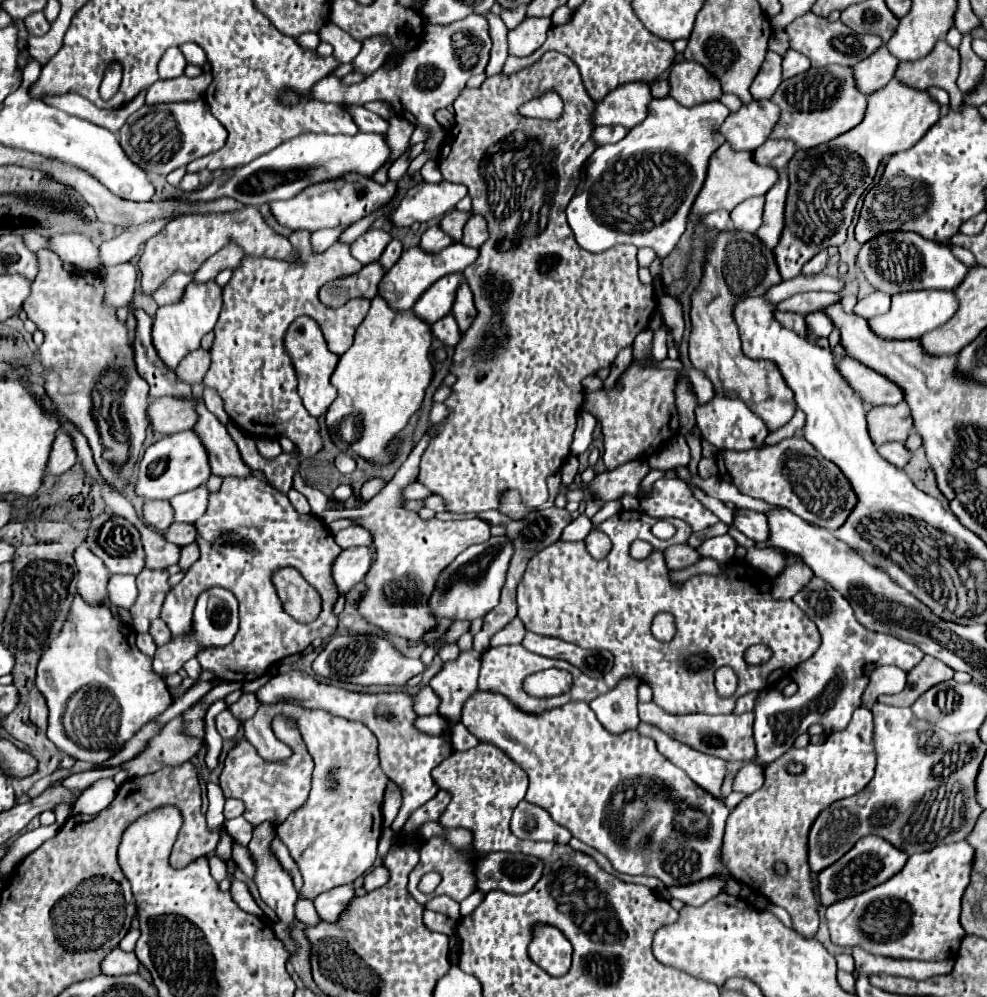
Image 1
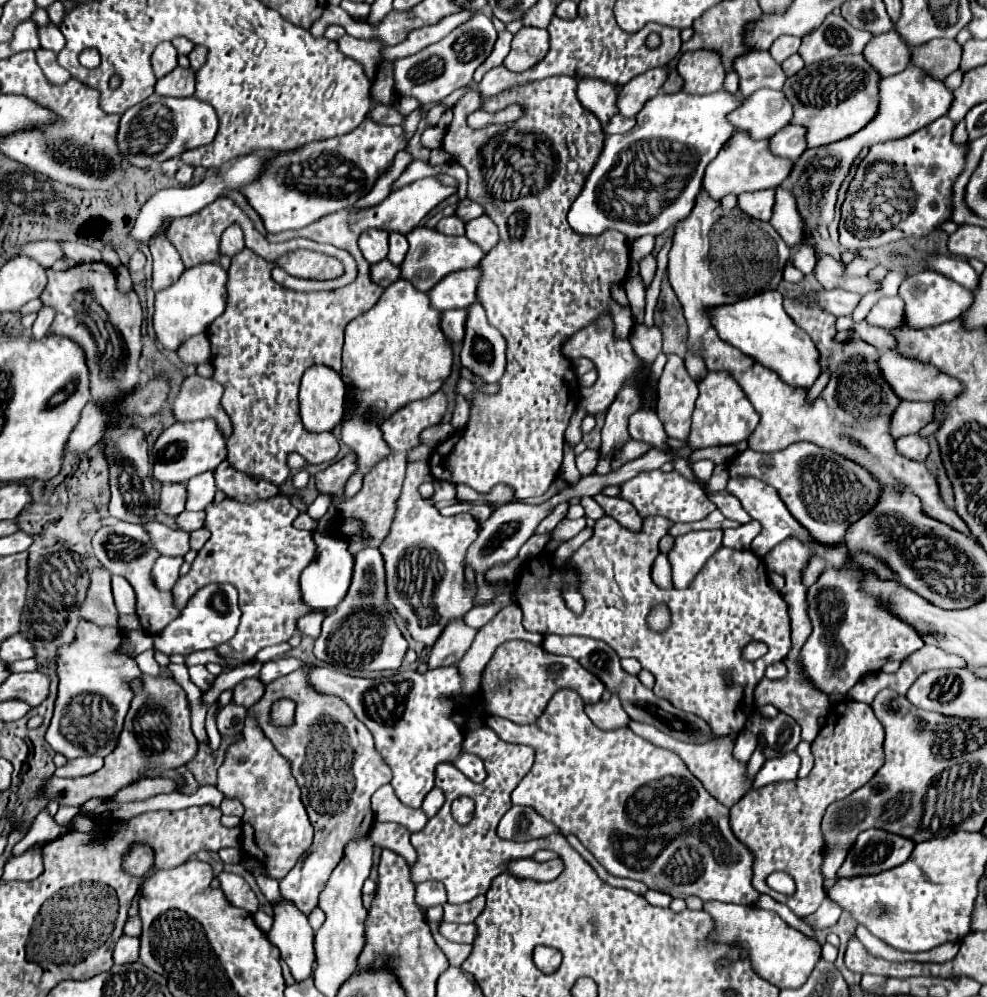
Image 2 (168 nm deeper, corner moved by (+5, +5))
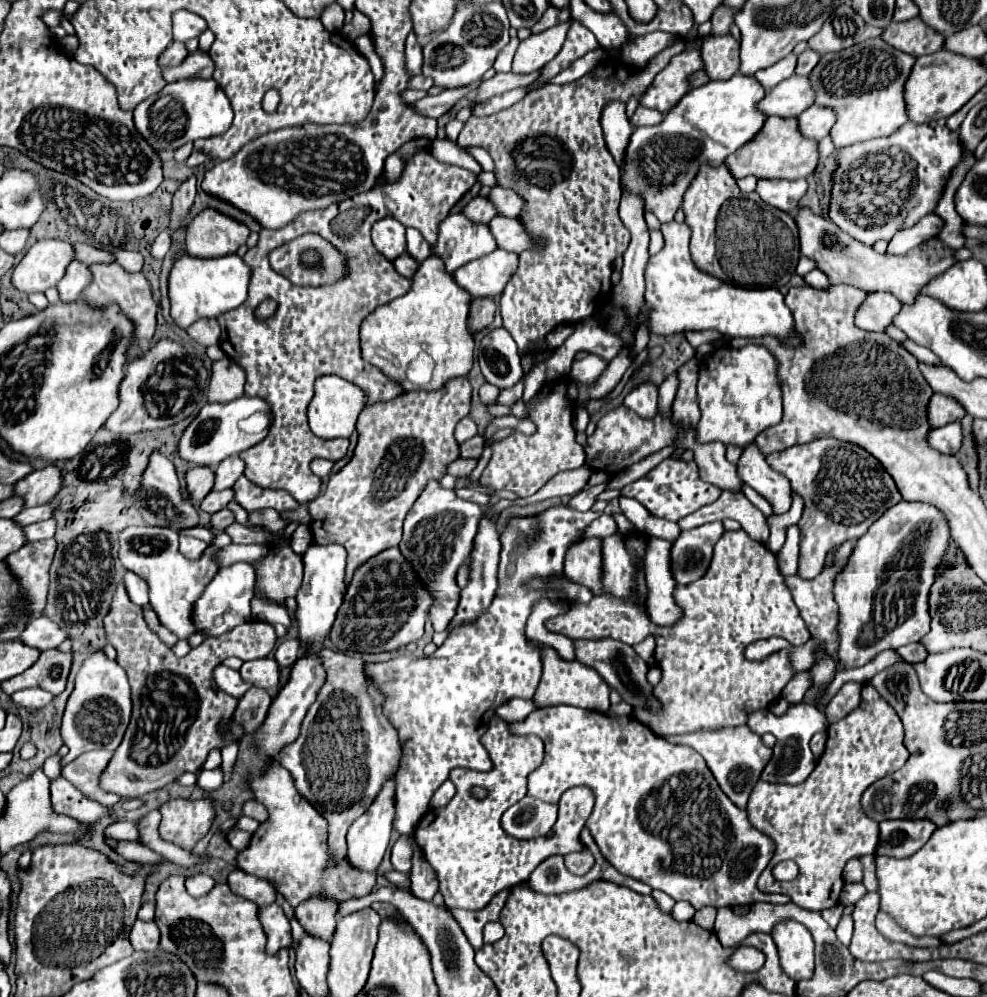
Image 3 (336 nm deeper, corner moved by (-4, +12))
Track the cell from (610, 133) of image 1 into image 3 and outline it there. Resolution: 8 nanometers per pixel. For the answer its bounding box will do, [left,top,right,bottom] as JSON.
[630,106,662,126]

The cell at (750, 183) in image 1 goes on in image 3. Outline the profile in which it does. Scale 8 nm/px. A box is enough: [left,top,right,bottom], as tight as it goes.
[726,116,818,180]

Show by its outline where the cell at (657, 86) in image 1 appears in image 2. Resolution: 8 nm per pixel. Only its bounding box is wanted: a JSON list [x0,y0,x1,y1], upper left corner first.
[661,69,683,93]

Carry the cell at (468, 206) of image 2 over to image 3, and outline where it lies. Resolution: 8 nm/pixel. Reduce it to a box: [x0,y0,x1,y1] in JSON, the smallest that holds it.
[488,186,522,218]

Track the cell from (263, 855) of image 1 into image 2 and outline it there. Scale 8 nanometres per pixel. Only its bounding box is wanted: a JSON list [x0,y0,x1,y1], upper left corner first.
[267,901,315,981]

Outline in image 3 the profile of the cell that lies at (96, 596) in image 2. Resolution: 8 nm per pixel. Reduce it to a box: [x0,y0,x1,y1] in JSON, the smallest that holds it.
[100,586,276,798]

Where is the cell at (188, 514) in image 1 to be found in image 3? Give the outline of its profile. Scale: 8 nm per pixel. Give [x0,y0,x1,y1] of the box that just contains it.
[212,456,244,490]

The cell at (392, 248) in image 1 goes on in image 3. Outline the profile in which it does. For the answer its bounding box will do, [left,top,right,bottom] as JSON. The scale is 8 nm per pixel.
[406,228,432,262]

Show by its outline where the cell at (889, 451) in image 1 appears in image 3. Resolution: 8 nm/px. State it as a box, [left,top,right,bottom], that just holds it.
[928,422,962,454]

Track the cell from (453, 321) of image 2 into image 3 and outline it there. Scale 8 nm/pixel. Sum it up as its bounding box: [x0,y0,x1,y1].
[468,298,496,332]

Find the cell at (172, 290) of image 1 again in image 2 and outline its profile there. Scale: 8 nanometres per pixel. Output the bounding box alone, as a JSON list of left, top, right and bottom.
[147,221,185,291]

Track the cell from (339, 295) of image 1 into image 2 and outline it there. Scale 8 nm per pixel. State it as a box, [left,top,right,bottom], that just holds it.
[371,259,401,287]

